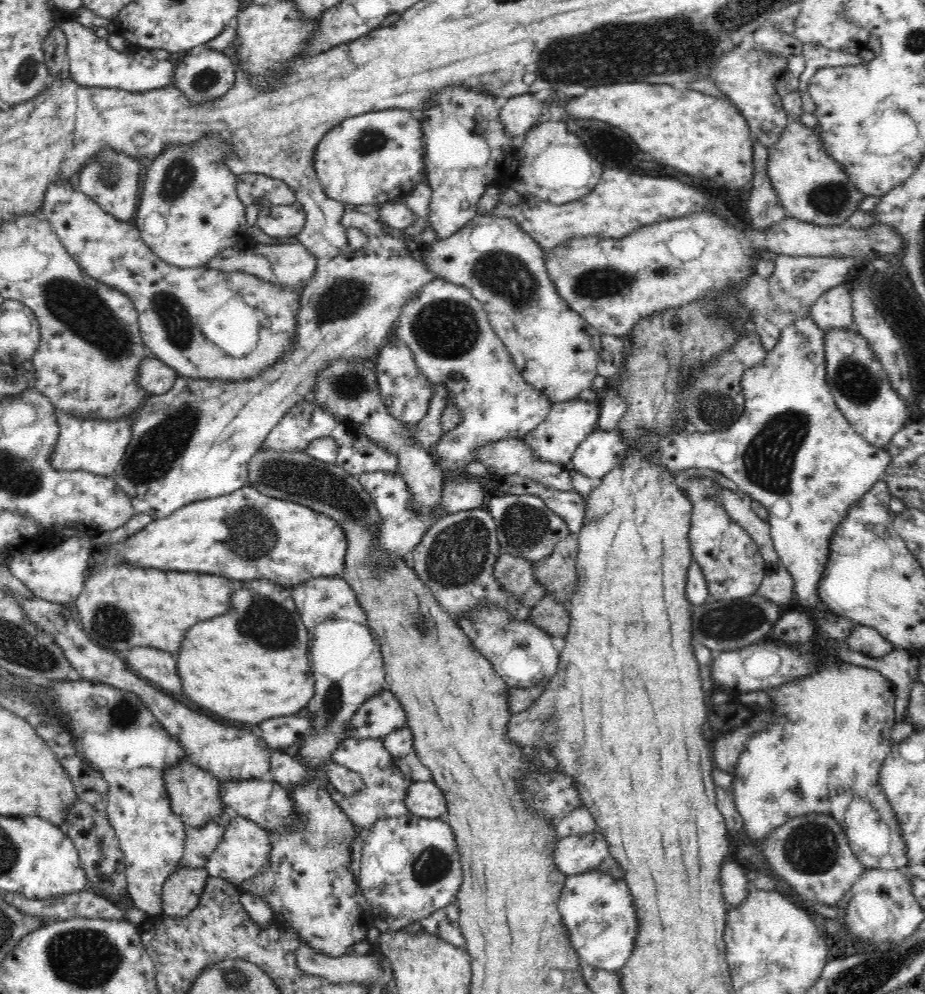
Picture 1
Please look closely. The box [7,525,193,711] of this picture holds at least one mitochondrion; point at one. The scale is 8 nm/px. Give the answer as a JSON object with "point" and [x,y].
{"point":[110,624]}

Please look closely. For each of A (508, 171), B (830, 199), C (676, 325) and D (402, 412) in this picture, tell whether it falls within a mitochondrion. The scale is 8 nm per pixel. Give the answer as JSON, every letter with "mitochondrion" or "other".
{"A":"other","B":"mitochondrion","C":"mitochondrion","D":"other"}

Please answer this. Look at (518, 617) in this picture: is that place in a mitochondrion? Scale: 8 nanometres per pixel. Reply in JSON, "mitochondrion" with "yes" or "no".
{"mitochondrion":"no"}

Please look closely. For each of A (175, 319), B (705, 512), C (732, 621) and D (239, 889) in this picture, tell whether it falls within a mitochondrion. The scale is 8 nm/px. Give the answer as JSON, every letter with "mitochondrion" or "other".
{"A":"mitochondrion","B":"other","C":"mitochondrion","D":"other"}

